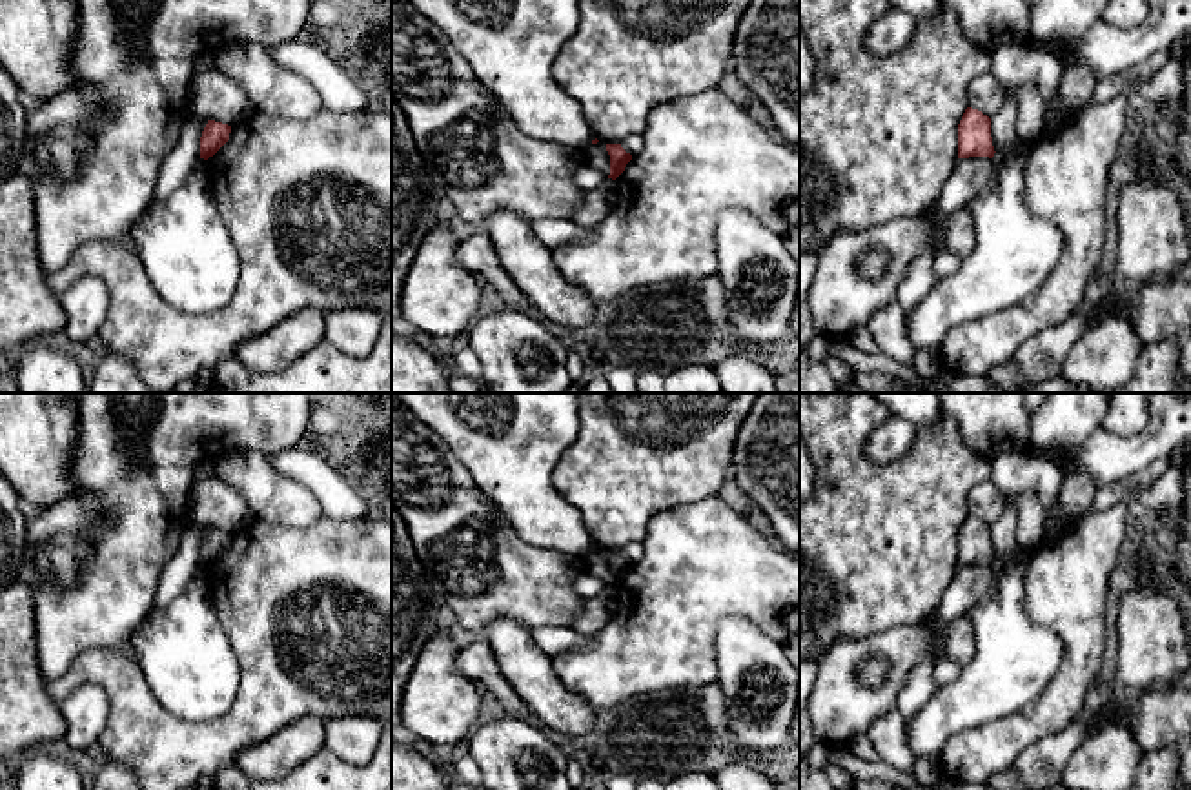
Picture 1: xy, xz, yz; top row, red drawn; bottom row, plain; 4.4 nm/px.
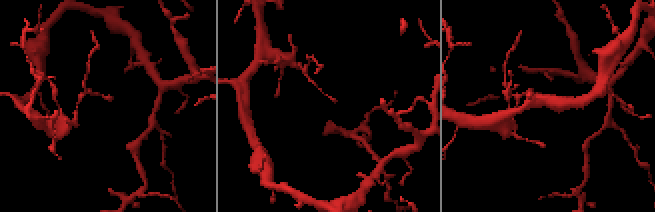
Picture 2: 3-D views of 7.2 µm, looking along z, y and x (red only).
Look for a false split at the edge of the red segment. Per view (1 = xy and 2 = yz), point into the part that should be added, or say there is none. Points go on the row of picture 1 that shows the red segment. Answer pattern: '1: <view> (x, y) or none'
1: none
2: none

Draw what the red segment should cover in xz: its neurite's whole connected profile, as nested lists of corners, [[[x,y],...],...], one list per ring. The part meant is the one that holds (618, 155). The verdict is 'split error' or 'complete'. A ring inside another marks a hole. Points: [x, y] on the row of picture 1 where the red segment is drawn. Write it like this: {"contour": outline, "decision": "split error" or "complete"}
{"contour": [[[606,144],[606,151],[610,155],[610,175],[608,178],[616,180],[632,160],[632,155],[626,153],[621,144]]], "decision": "complete"}

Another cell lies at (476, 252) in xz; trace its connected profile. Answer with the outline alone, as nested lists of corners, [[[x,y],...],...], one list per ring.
[[[483,229],[461,238],[457,248],[457,264],[483,275],[497,293],[517,306],[519,311],[539,322],[546,320],[546,315],[530,304],[528,297],[515,286],[508,271],[503,268],[497,251]]]

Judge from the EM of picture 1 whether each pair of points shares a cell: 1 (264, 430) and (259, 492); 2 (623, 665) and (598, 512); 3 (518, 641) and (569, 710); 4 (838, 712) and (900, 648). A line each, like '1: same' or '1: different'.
1: different
2: different
3: same
4: same

